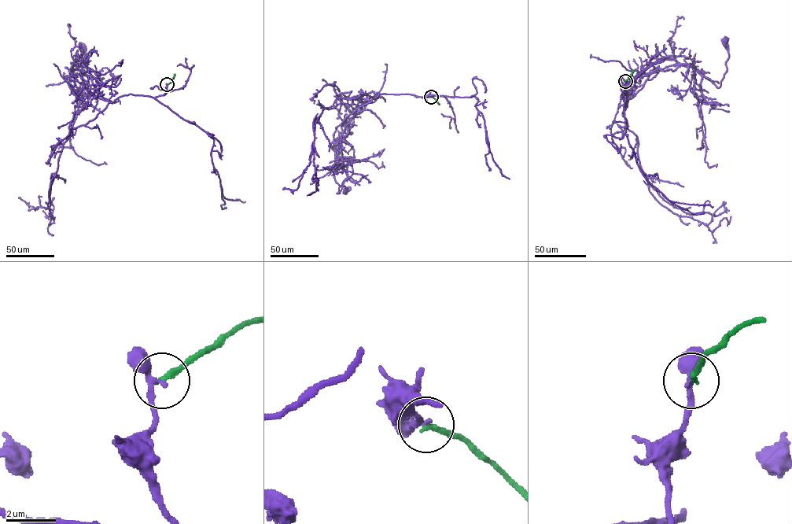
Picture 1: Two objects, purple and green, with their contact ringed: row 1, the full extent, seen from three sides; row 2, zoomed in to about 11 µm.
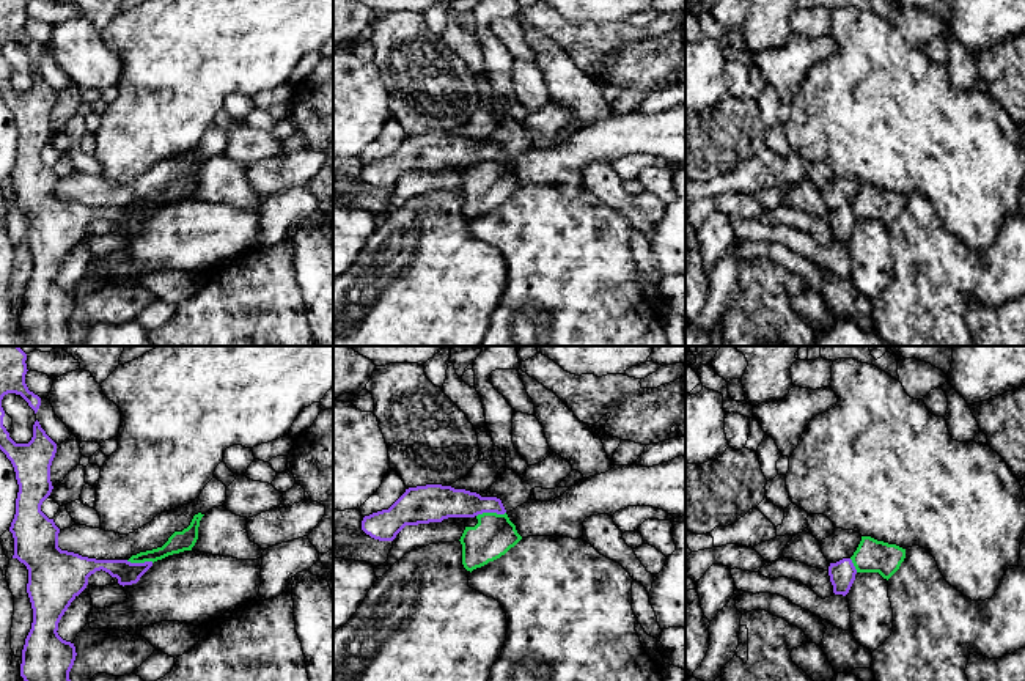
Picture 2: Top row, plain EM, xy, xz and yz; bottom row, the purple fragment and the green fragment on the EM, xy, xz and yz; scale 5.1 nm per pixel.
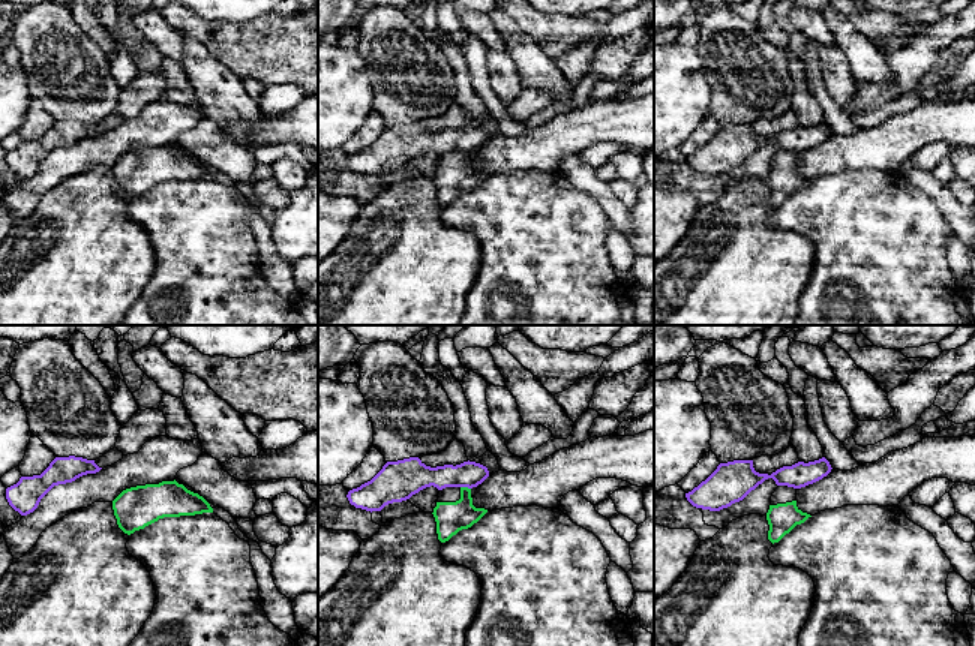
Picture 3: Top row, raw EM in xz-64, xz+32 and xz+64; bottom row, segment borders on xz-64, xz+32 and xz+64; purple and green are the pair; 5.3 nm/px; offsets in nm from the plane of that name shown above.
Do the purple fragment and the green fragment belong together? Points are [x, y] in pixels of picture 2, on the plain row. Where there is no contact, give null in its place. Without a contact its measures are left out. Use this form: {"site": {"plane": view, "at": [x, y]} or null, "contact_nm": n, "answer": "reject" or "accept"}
{"site": {"plane": "xz", "at": [491, 159]}, "contact_nm": 150, "answer": "reject"}

